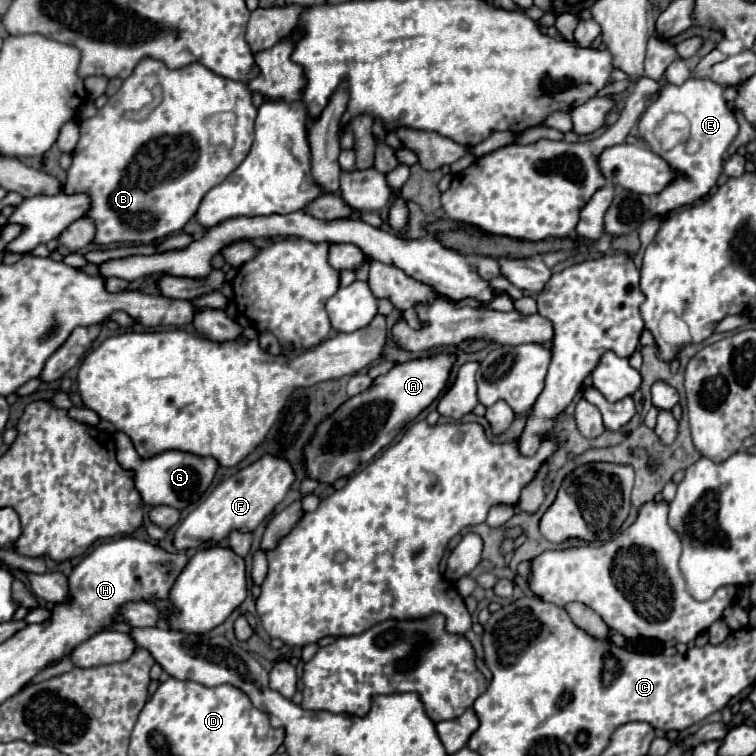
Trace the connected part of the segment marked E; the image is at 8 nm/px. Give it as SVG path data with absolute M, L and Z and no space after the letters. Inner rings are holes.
M687 79L683 85L665 85L659 91L659 97L647 107L647 111L641 117L639 123L639 135L651 145L651 149L661 155L673 169L679 169L683 177L675 179L669 187L665 187L657 195L657 205L653 209L653 215L667 215L669 211L681 207L681 205L691 205L703 195L709 193L709 189L717 183L717 177L723 167L723 155L731 141L737 137L739 125L729 109L725 97L723 97L725 87L709 81L709 79ZM669 115L683 115L687 119L687 131L679 141L675 143L673 149L663 147L663 139L657 137L657 129L661 127L663 119Z

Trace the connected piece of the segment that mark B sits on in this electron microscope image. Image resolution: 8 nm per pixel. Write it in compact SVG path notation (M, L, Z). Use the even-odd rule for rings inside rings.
M145 59L141 69L135 73L145 71L147 85L157 83L163 89L161 103L145 117L145 119L127 119L125 111L121 111L117 95L107 101L105 107L97 111L95 117L79 121L81 139L73 151L73 163L67 171L67 183L63 185L65 193L87 193L93 199L93 207L87 213L97 227L95 243L151 243L155 239L163 239L167 235L183 231L187 221L191 221L207 195L215 185L227 179L231 171L239 167L239 163L249 153L253 143L253 123L257 109L251 103L251 91L241 81L231 81L225 77L215 75L207 67L199 63L191 63L183 69L167 69L161 61ZM219 113L235 115L235 135L239 143L227 145L211 145L207 119Z

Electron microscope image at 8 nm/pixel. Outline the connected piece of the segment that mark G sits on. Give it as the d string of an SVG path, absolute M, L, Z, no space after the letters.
M117 433L115 441L117 441L117 461L121 463L121 467L135 471L135 487L139 489L143 503L151 507L169 505L175 509L185 509L191 503L197 503L211 485L213 475L219 467L213 457L199 457L183 451L165 451L151 459L143 459L137 455L125 433Z

